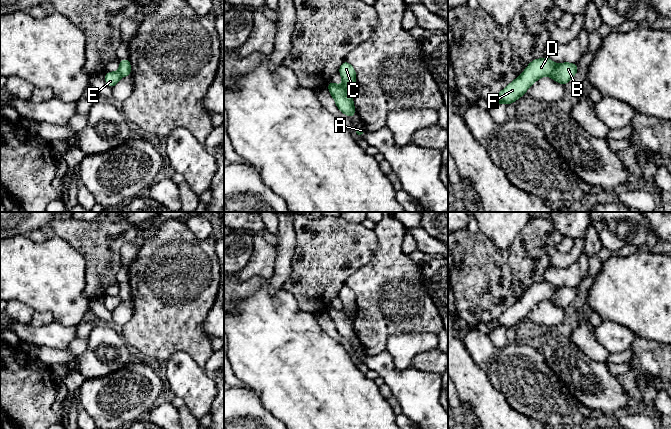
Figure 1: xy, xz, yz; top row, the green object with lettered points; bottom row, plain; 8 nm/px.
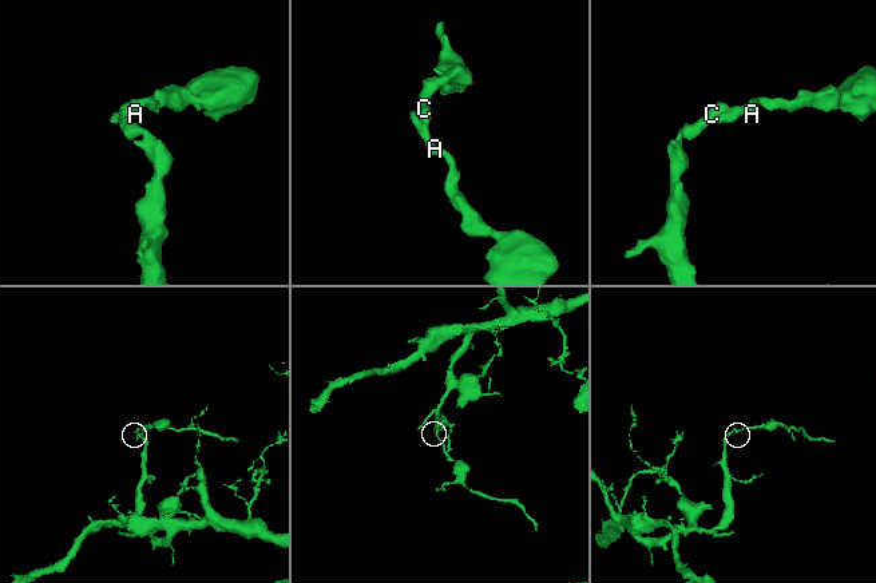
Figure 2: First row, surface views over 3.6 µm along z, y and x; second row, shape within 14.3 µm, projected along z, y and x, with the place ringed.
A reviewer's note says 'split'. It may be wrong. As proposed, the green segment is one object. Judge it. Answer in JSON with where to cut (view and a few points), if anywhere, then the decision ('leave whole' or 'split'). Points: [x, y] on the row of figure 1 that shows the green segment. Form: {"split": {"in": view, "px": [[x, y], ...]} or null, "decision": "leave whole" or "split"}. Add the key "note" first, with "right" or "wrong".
{"note": "right", "split": {"in": "yz", "px": [[556, 65], [549, 75]]}, "decision": "split"}

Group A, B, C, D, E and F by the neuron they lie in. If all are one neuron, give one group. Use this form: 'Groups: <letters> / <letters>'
Groups: A B E / C D F

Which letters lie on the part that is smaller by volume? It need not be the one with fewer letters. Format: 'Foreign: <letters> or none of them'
Foreign: A, B, E

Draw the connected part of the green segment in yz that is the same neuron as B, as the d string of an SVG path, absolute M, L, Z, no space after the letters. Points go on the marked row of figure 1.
M564 62L556 65L555 70L550 77L565 86L578 71L577 64Z

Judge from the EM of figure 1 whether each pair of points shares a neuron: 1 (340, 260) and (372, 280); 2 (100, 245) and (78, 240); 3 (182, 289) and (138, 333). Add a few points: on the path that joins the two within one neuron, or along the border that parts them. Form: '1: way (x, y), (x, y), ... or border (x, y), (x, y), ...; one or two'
1: border (373, 253), (372, 258), (356, 269), (344, 283); two
2: way (95, 240), (83, 240); one
3: way (171, 300), (149, 322); one

